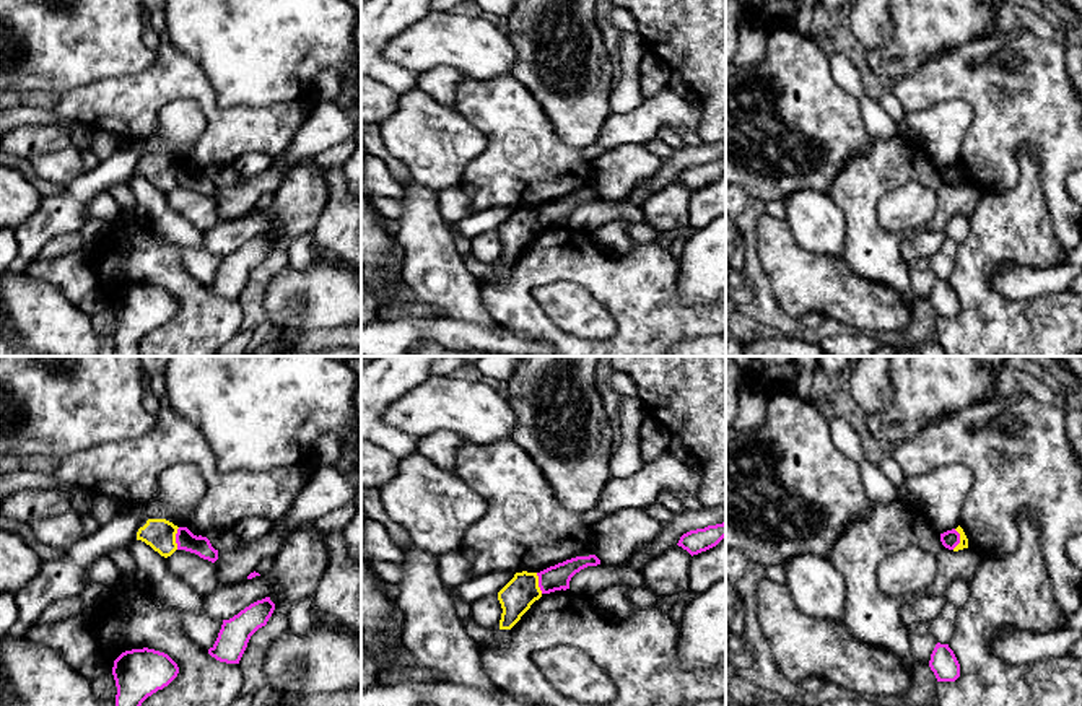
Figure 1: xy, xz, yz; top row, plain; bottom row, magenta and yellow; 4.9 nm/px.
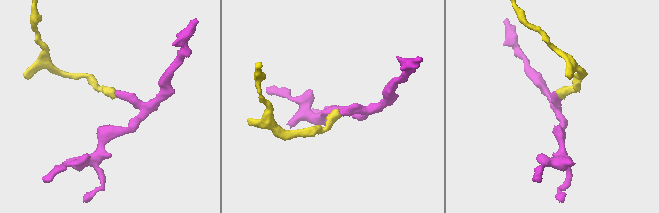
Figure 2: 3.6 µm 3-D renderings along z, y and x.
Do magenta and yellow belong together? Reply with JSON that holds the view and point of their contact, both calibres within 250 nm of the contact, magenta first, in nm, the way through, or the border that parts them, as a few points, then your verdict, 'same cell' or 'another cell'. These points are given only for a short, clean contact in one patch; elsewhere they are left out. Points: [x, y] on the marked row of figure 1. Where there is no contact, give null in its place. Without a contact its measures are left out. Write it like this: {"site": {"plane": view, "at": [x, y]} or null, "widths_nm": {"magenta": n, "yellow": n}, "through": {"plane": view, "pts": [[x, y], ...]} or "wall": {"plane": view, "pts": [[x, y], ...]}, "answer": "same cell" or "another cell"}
{"site": {"plane": "xy", "at": [176, 539]}, "widths_nm": {"magenta": 100, "yellow": 160}, "through": {"plane": "xy", "pts": [[186, 540], [176, 539], [160, 534]]}, "answer": "same cell"}

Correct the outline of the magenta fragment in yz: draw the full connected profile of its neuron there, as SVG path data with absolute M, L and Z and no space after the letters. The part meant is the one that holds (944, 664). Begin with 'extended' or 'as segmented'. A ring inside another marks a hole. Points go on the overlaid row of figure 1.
as segmented; M936 644L929 667L937 682L955 682L960 677L960 664L949 644Z

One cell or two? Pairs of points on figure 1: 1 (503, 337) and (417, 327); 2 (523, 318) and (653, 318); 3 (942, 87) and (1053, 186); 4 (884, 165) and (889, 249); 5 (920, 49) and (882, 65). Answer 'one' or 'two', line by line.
1: one
2: one
3: one
4: one
5: one

